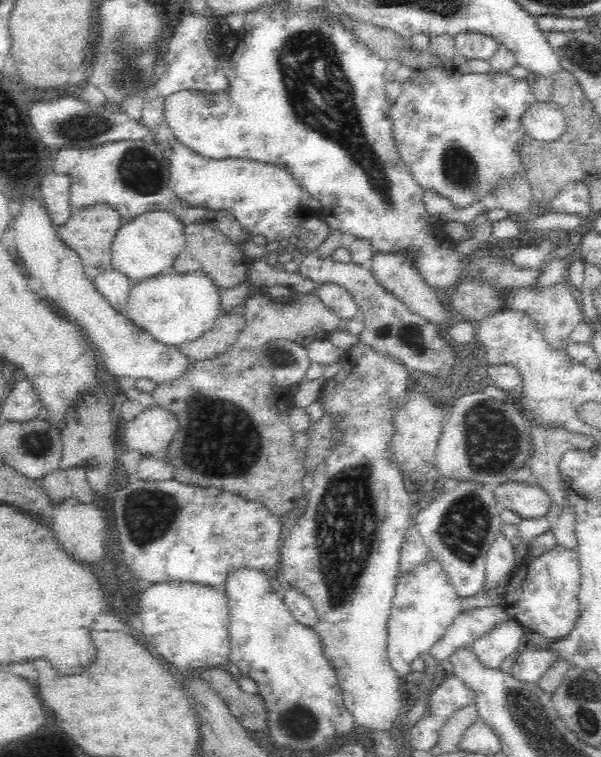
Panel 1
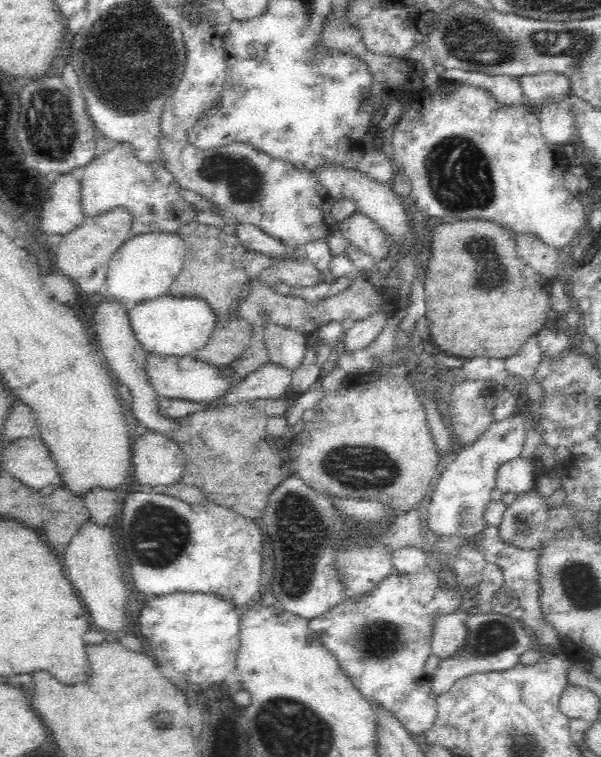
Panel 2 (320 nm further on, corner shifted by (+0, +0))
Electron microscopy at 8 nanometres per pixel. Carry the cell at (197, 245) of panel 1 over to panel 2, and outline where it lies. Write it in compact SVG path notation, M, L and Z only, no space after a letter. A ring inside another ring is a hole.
M196 221L181 226L177 232L184 241L186 256L183 266L169 287L171 294L199 294L215 310L225 314L232 302L241 300L241 292L247 286L250 276L244 269L244 253L247 248L237 235L226 234L221 228L214 228Z

